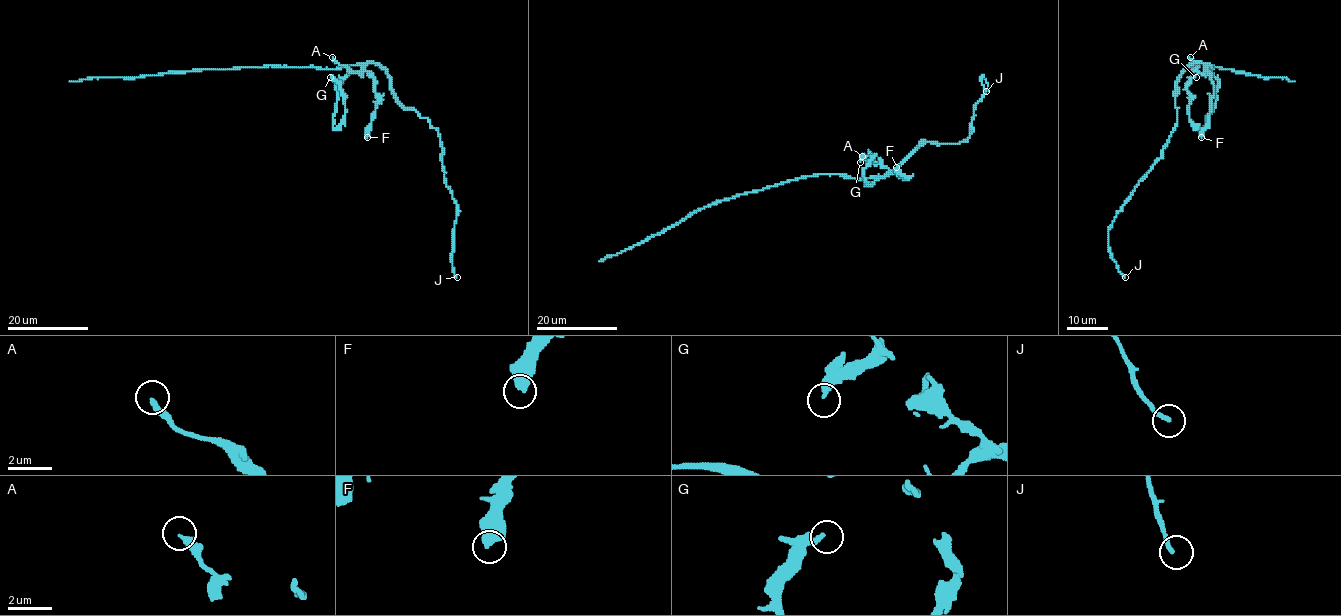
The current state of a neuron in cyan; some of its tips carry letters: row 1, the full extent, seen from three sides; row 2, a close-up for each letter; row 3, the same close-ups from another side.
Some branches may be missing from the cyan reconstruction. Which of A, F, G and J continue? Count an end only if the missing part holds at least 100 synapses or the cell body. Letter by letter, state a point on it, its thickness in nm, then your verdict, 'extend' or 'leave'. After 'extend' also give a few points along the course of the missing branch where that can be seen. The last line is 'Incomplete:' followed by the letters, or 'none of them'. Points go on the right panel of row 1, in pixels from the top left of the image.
A: at (1190, 57); 260 nm thick; leave
F: at (1201, 137); 550 nm thick; leave
G: at (1196, 77); 300 nm thick; leave
J: at (1125, 277); 180 nm thick; leave
Incomplete: none of them

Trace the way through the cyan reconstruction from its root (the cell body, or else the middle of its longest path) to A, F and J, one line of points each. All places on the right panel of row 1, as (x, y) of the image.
A: (1211, 65), (1208, 64), (1202, 74), (1190, 57)
F: (1211, 65), (1208, 64), (1206, 70), (1214, 94), (1209, 124), (1201, 137)
J: (1211, 65), (1193, 62), (1183, 73), (1174, 92), (1176, 124), (1162, 155), (1109, 231), (1110, 256), (1125, 277)

